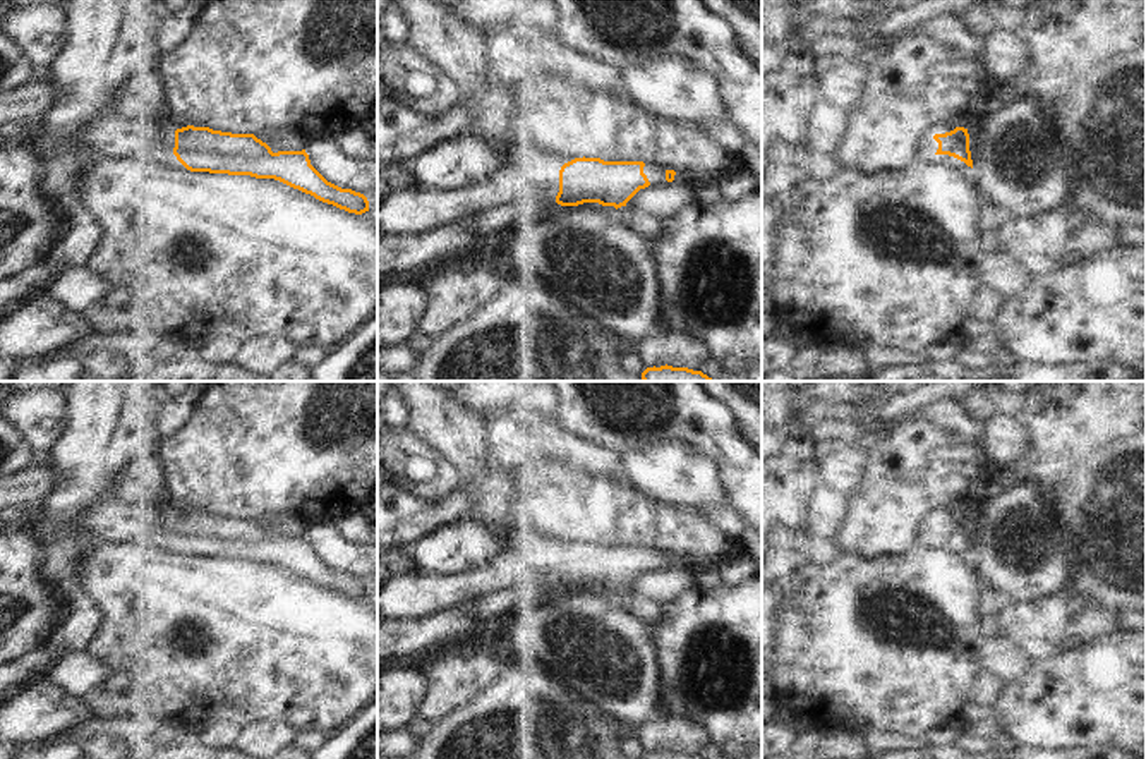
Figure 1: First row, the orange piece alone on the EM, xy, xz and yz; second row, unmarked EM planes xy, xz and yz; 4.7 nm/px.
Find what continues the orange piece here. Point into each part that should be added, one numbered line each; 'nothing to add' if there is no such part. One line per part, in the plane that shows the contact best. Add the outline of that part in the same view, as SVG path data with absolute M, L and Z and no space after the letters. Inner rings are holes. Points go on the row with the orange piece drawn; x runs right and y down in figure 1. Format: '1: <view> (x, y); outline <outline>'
1: xz (522, 188); outline M508 153L489 179L465 189L395 187L377 206L377 230L413 235L477 213L499 222L535 218L556 204L559 170L552 156Z

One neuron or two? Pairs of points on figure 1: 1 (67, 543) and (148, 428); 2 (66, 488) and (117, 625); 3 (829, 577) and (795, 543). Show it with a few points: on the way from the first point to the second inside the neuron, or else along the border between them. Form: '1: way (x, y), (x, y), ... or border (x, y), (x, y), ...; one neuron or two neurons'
1: way (67, 512), (67, 502), (117, 452); one neuron
2: border (90, 541), (78, 584); two neurons
3: border (817, 548), (807, 560); two neurons

